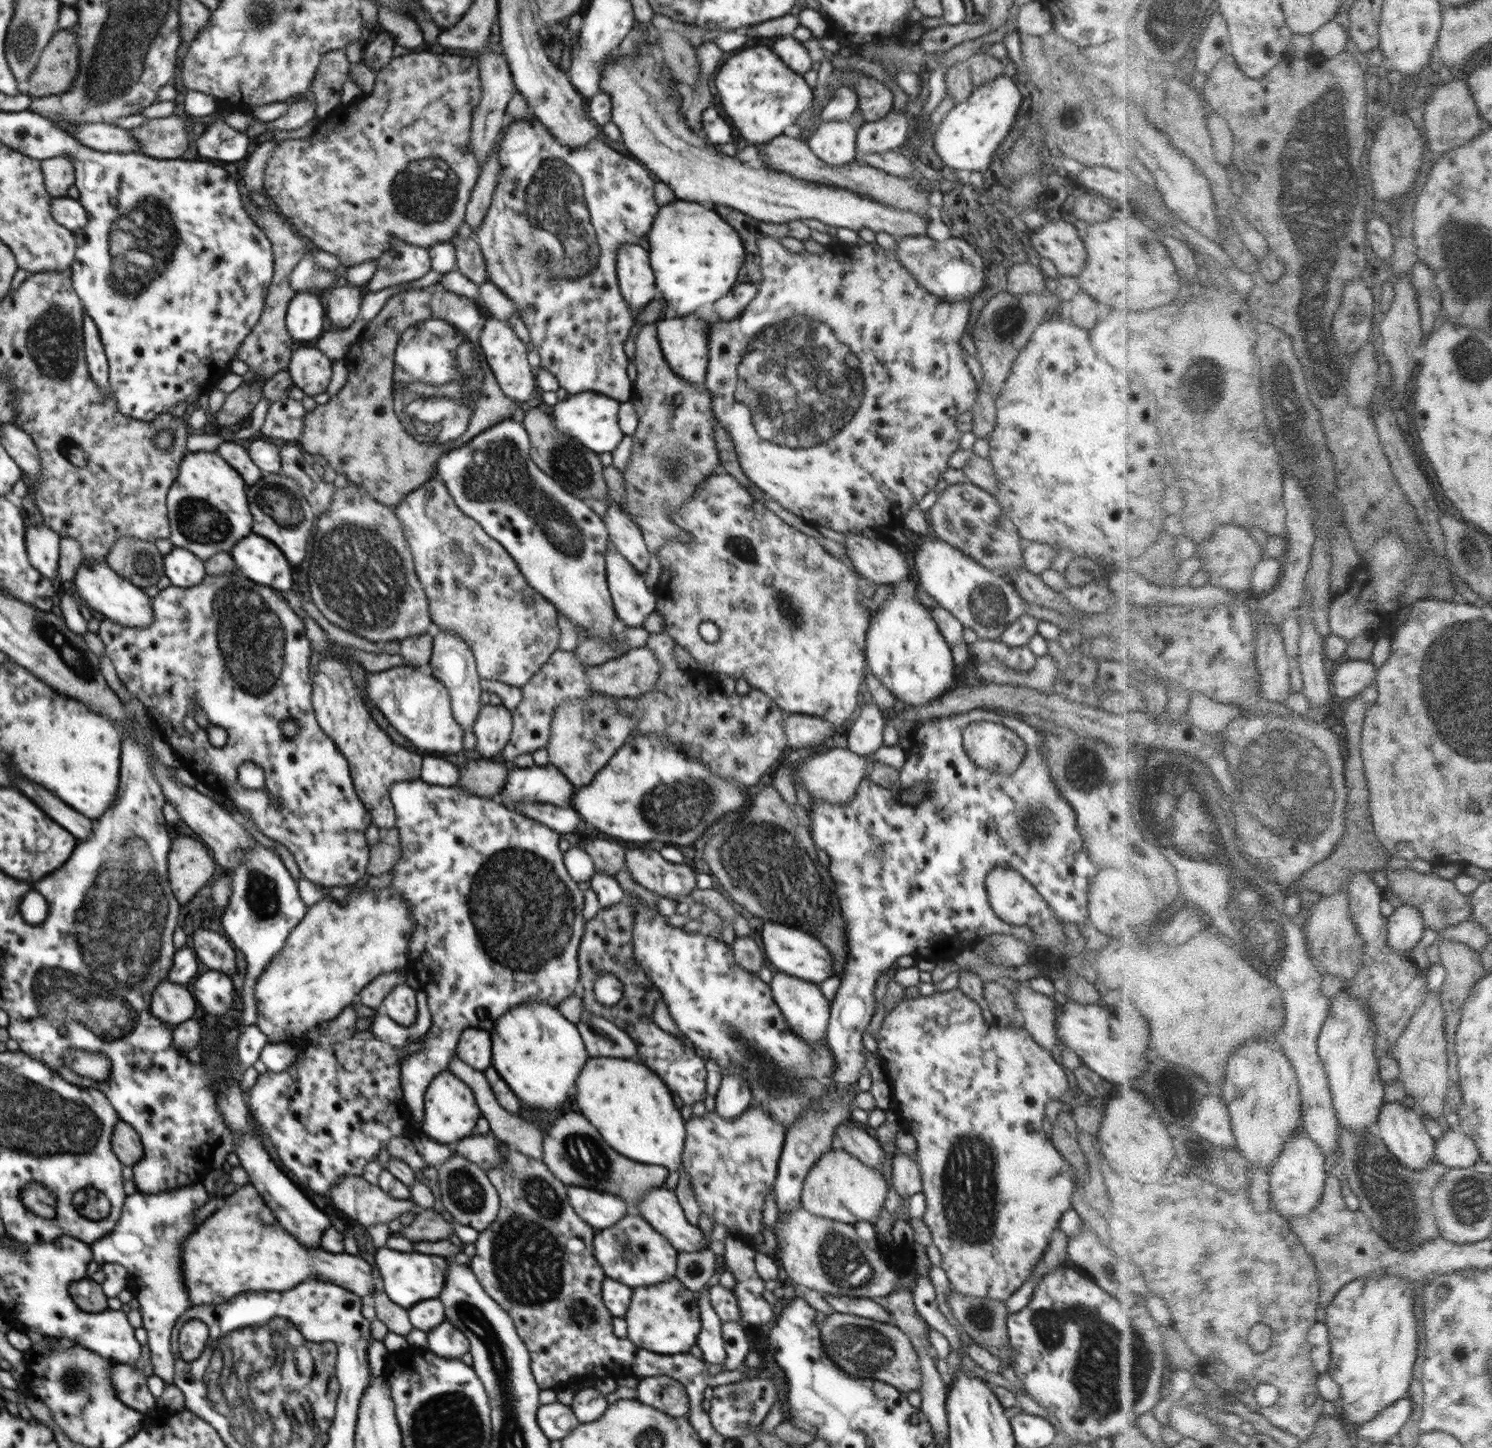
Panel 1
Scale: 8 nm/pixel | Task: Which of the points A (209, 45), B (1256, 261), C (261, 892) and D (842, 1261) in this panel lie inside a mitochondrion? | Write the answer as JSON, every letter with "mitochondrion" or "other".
{"A":"other","B":"other","C":"mitochondrion","D":"mitochondrion"}

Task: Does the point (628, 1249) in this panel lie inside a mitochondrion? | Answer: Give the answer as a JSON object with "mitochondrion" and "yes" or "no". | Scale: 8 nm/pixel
{"mitochondrion":"yes"}

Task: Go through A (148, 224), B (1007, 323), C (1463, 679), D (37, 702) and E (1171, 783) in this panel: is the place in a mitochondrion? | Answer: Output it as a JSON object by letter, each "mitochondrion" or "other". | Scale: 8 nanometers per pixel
{"A":"mitochondrion","B":"mitochondrion","C":"mitochondrion","D":"other","E":"mitochondrion"}

